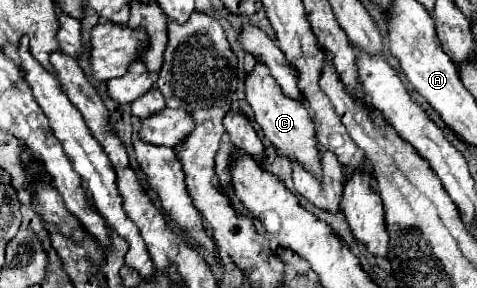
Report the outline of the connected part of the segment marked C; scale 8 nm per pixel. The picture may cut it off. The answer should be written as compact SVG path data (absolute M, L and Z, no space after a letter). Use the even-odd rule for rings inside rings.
M260 62L246 78L246 98L254 110L254 120L262 126L264 136L274 144L276 154L298 162L304 170L312 172L312 176L316 176L316 180L322 180L322 164L320 164L316 128L314 128L308 108L302 106L298 100L288 98L282 92L282 88L278 86L278 82L270 76L268 68Z

